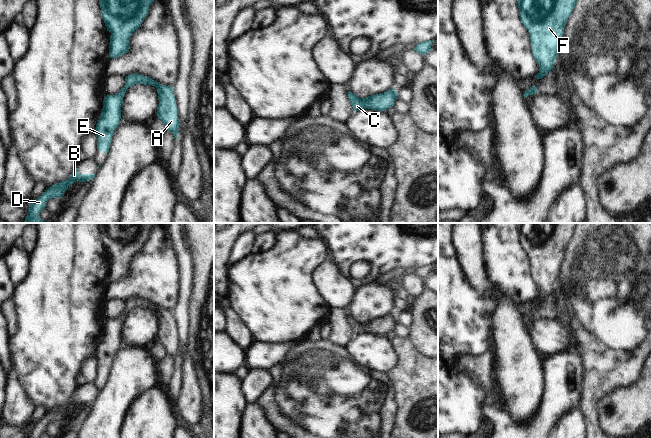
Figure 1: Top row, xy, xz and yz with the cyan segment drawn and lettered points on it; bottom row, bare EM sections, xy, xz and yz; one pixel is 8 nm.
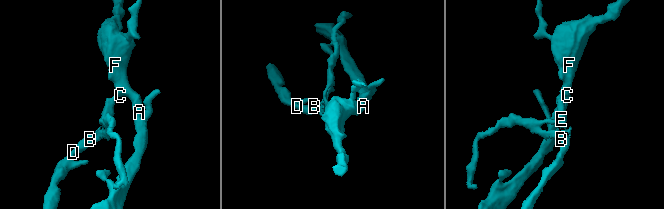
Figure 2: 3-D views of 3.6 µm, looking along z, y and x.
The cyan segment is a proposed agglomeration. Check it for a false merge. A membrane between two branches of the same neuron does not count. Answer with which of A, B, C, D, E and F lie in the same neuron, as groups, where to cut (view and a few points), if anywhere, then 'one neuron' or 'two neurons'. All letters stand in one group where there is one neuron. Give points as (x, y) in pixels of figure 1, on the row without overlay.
A B C D E F | no cut | one neuron

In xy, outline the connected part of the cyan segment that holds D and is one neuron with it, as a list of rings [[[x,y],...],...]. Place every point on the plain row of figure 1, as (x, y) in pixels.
[[[75,392],[68,404],[52,409],[50,412],[45,414],[45,416],[33,427],[29,427],[29,433],[27,438],[40,438],[40,436],[45,432],[46,427],[51,422],[61,422],[62,420],[64,420],[64,417],[68,413],[68,411],[72,409],[74,406],[90,405],[95,401],[95,399],[96,397],[80,398],[77,395],[77,392]]]

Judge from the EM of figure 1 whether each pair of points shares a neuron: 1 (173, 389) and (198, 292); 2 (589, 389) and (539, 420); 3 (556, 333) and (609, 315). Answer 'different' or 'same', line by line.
1: different
2: different
3: different

